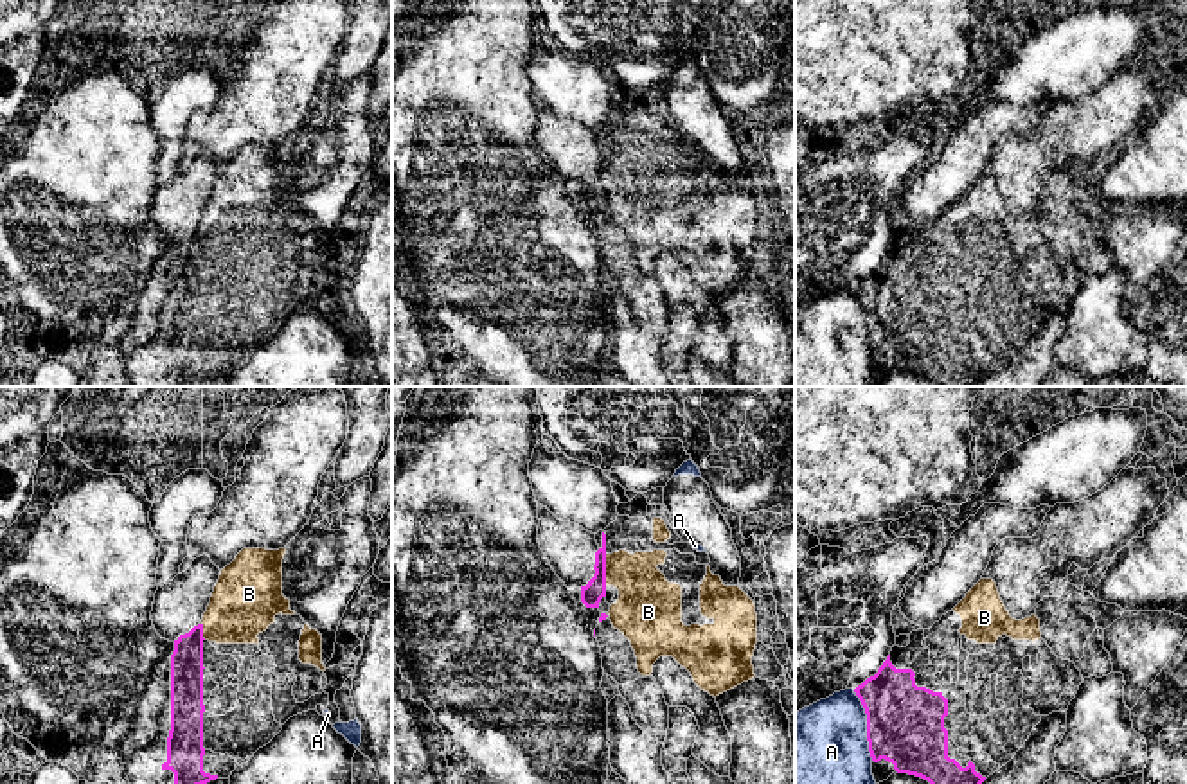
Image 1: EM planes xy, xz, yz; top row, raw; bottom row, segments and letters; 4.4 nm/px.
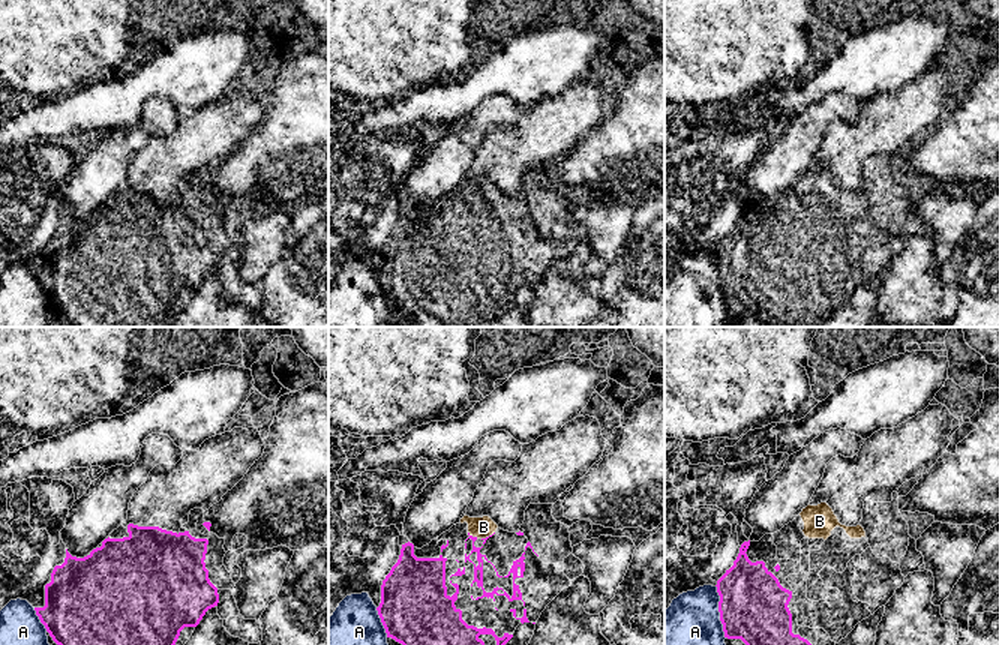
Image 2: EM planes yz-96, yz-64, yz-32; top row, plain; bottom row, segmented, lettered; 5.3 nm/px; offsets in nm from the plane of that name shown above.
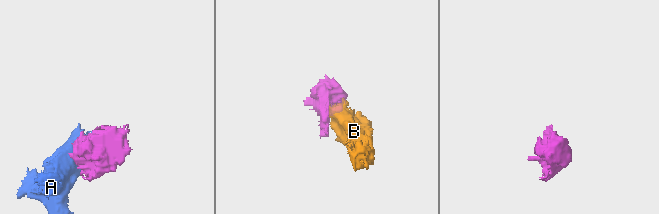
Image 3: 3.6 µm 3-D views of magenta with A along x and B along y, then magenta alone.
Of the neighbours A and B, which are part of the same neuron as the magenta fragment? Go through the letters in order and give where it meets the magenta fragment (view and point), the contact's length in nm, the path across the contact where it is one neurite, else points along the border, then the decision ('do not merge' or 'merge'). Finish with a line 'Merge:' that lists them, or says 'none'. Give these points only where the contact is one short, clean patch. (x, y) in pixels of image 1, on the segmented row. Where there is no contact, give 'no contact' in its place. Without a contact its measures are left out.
A: meets magenta in yz at (867, 725); contact 340 nm long; do not merge
B: meets magenta in xz at (605, 570); contact 140 nm long; merge
Merge: B

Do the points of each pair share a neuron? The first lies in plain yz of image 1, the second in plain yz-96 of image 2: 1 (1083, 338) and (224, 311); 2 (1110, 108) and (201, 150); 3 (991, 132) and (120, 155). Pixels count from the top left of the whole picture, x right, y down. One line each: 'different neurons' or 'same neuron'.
1: same neuron
2: same neuron
3: same neuron

